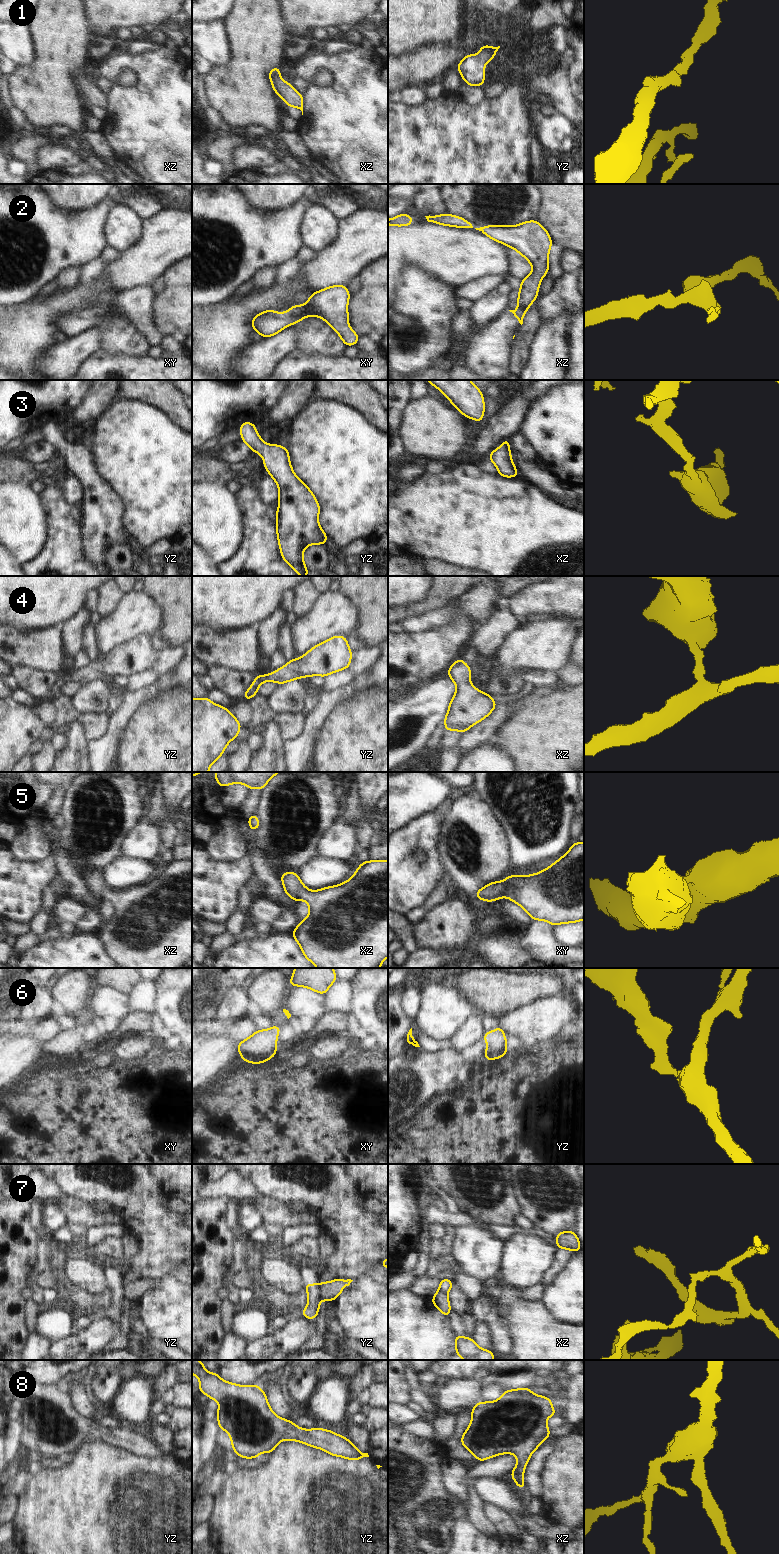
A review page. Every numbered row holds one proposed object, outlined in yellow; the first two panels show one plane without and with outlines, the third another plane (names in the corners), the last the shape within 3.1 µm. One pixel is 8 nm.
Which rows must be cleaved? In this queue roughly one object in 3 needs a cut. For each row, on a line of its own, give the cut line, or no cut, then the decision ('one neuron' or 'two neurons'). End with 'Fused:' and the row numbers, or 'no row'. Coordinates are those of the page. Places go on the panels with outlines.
1: no cut; one neuron
2: no cut; one neuron
3: no cut; one neuron
4: no cut; one neuron
5: no cut; one neuron
6: no cut; one neuron
7: cut in yz along (320, 1284), (320, 1296), (322, 1298); two neurons
8: no cut; one neuron
Fused: 7

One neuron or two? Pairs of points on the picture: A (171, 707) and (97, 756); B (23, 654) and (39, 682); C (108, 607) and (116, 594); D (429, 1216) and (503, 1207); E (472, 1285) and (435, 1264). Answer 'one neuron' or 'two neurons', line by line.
A: two neurons
B: two neurons
C: one neuron
D: two neurons
E: one neuron

